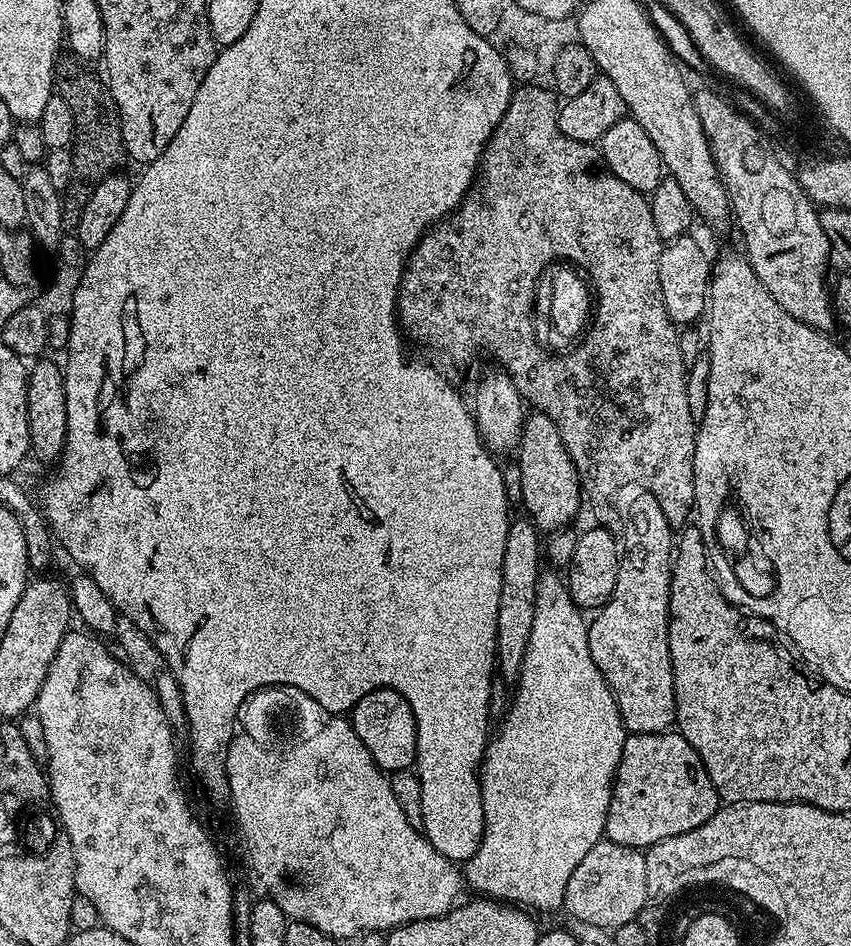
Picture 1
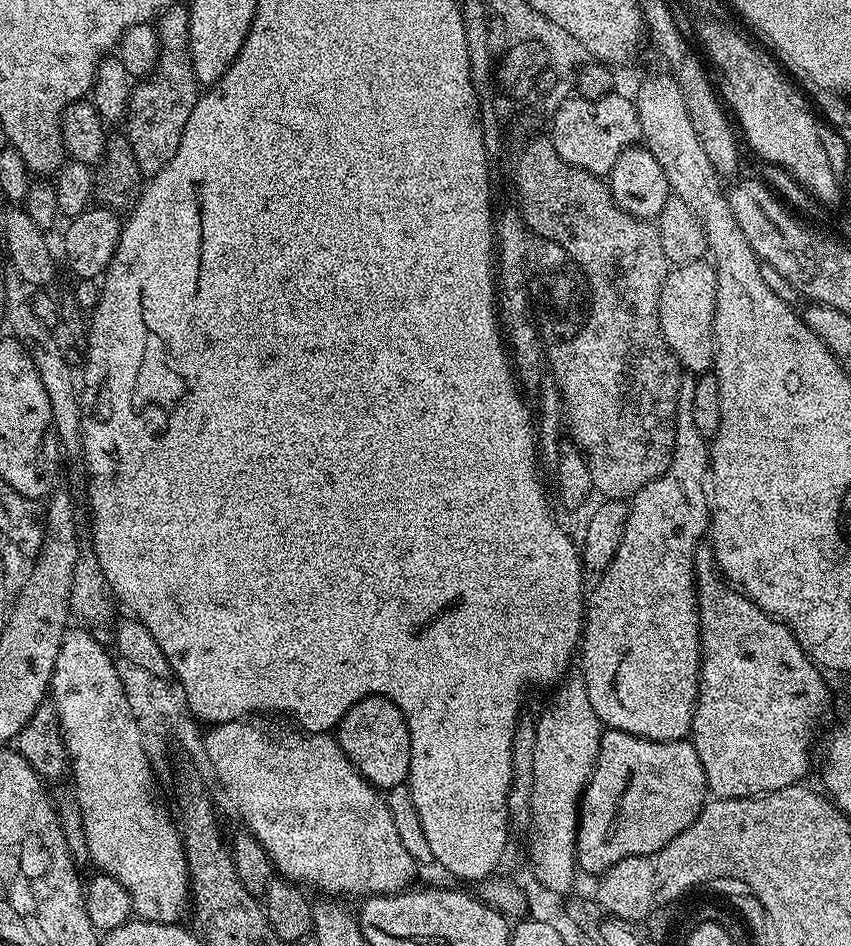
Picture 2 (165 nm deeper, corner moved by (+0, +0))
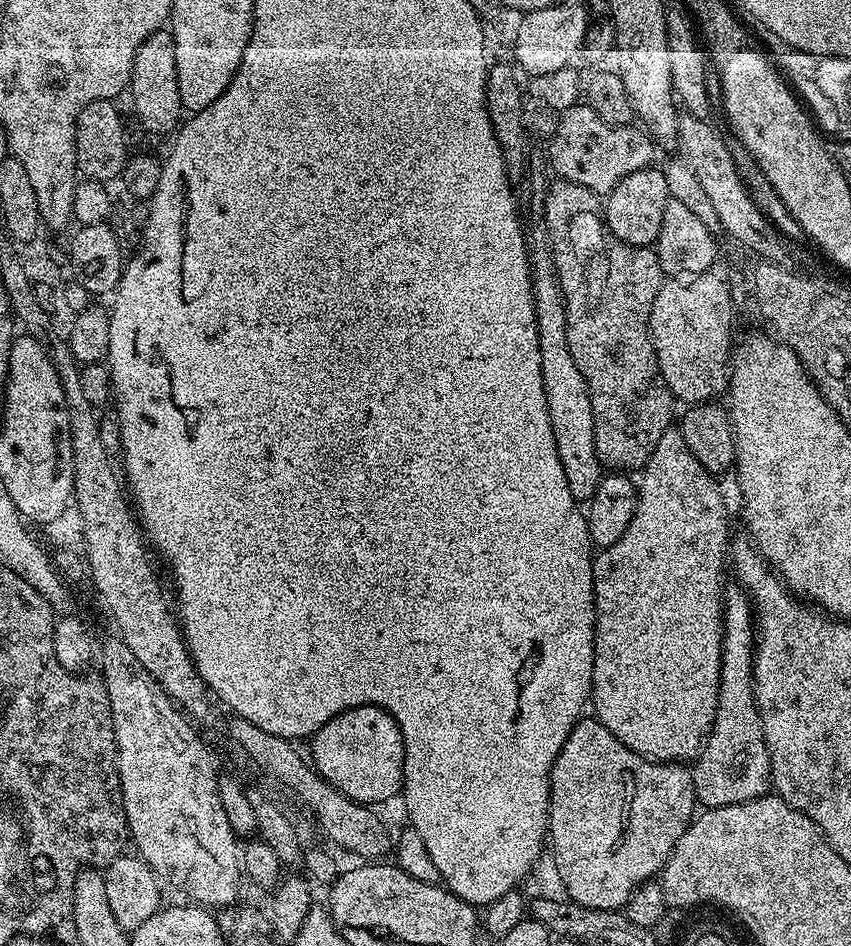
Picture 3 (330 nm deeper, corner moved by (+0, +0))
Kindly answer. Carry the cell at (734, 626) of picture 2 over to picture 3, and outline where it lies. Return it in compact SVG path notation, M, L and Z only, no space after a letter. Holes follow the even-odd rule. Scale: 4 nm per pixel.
M739 586L729 587L724 594L724 641L716 717L704 747L695 757L696 768L691 769L696 799L705 809L750 802L765 795L770 788L770 754L766 750L752 689L752 657L756 654L757 631L754 605L748 593Z

